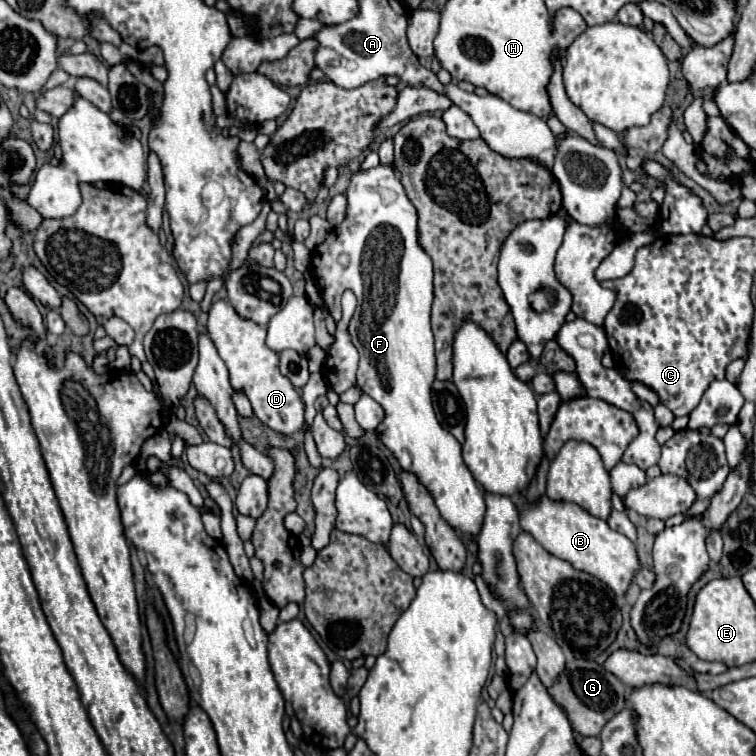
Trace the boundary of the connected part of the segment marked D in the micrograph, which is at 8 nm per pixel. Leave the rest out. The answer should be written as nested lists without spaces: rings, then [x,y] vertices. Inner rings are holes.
[[[217,300],[211,306],[207,328],[209,328],[209,338],[213,340],[219,356],[229,368],[229,380],[231,380],[233,390],[239,390],[249,398],[255,416],[265,426],[269,426],[271,430],[279,434],[289,436],[289,434],[303,430],[305,404],[297,388],[289,382],[289,378],[285,378],[279,372],[279,354],[267,348],[265,328],[251,320],[239,318],[233,306],[225,300]]]

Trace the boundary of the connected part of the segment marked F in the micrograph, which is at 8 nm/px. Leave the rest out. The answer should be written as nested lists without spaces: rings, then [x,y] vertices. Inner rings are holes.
[[[377,166],[367,172],[355,172],[345,196],[349,200],[345,220],[335,226],[325,242],[319,244],[311,254],[315,280],[323,294],[325,306],[335,322],[341,314],[341,294],[345,290],[353,290],[357,296],[357,310],[353,320],[349,322],[351,342],[357,346],[359,352],[357,386],[373,400],[377,400],[385,410],[385,420],[377,428],[381,432],[381,442],[397,458],[399,466],[405,472],[417,474],[417,480],[429,490],[429,494],[433,494],[441,518],[455,532],[463,532],[475,538],[481,532],[481,522],[485,518],[485,494],[461,458],[461,444],[453,438],[453,434],[441,428],[431,404],[431,384],[435,380],[435,350],[429,322],[433,302],[433,264],[427,252],[417,242],[415,206],[405,196],[405,190],[393,168],[387,166]],[[385,312],[391,312],[387,320]]]

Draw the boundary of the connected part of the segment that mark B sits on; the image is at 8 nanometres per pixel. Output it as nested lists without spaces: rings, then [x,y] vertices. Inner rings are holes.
[[[543,496],[539,502],[523,502],[519,508],[521,528],[529,532],[549,554],[567,560],[575,570],[585,570],[593,574],[601,582],[605,582],[619,598],[627,594],[629,584],[635,574],[641,570],[641,562],[635,550],[635,544],[623,534],[609,528],[609,524],[601,518],[591,516],[581,506],[571,502],[553,502]]]

